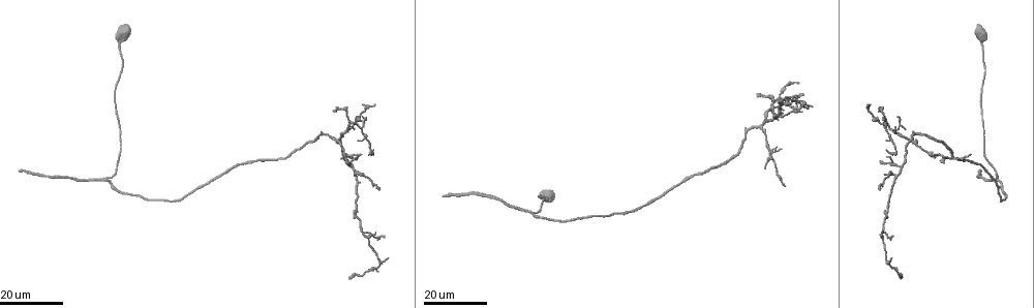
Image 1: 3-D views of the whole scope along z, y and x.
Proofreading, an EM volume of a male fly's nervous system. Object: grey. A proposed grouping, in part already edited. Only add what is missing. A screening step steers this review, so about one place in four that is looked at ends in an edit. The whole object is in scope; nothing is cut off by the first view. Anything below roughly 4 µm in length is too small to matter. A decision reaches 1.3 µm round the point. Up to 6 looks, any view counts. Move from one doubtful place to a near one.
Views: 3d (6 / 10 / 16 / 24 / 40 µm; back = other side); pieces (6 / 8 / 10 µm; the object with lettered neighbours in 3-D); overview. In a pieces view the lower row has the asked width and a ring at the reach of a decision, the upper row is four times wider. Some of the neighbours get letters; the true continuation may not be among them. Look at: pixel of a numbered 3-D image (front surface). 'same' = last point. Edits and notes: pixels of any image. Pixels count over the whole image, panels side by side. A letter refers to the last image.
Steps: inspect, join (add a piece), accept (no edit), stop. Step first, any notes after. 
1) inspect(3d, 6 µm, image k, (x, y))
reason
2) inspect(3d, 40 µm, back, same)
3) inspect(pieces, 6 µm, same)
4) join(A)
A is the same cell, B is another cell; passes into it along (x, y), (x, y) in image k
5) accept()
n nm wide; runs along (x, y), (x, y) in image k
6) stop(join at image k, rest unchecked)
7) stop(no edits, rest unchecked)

inspect(3d, 24 µm, image 1, (348, 279))
long arm stops here

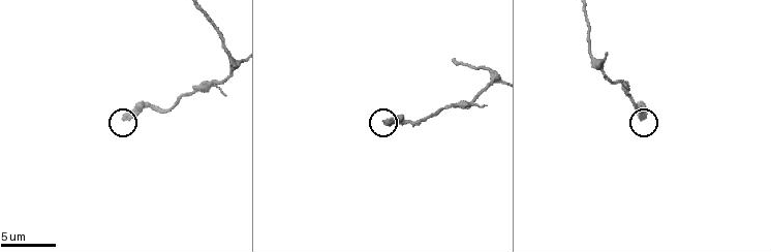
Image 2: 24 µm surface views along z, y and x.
inspect(pieces, 8 µm, image 2, (643, 119))
see the neighbours

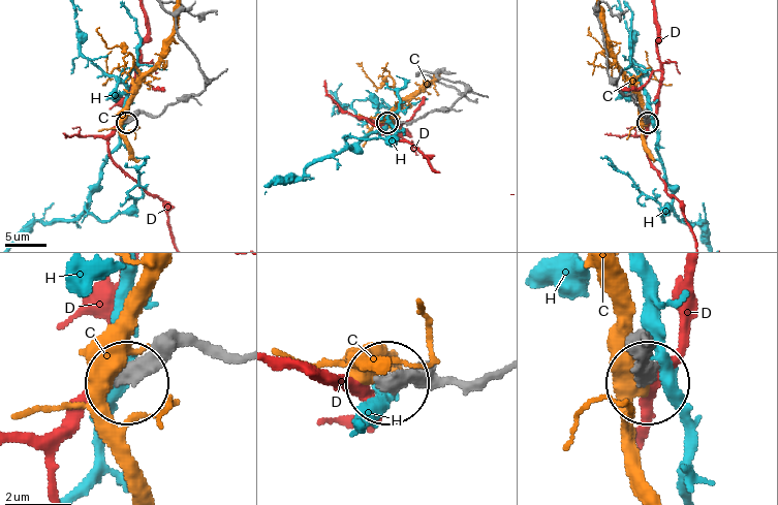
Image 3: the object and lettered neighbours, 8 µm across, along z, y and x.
accept()
C, D and H are other cells; runs along (499, 373), (458, 384), (385, 384) in image 3; no lettered piece goes on from it

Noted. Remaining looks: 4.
inspect(3d, 16 µm, image 1, (382, 236))
thin end

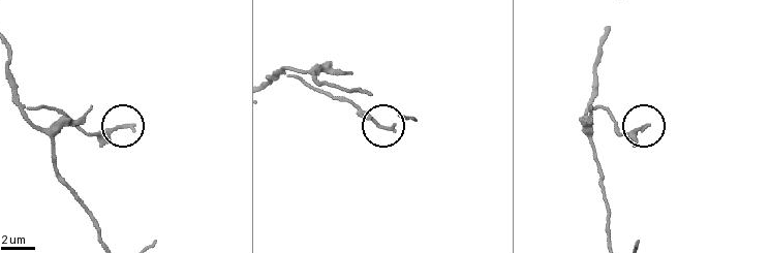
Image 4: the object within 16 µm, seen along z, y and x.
inspect(pieces, 8 µm, image 4, (133, 128))

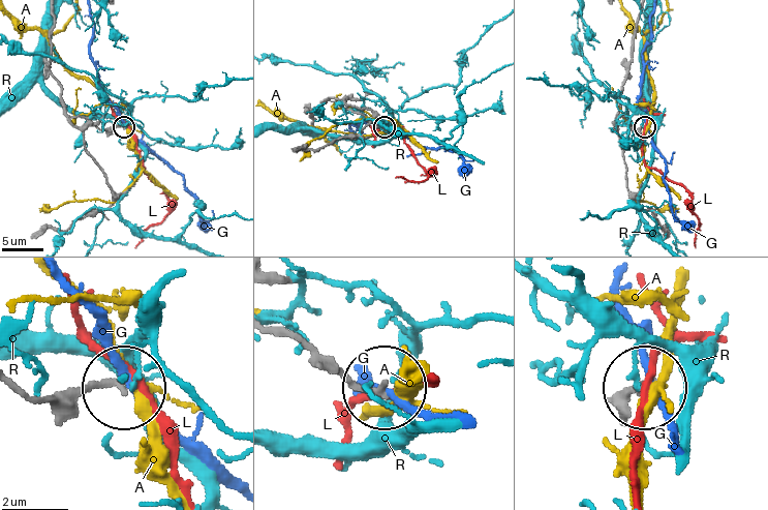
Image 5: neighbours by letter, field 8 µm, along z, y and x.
accept()
180 nm wide; A, G, L and R are other cells; none of them fits

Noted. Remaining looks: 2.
inspect(3d, 16 µm, image 1, (379, 190))
branch stops here

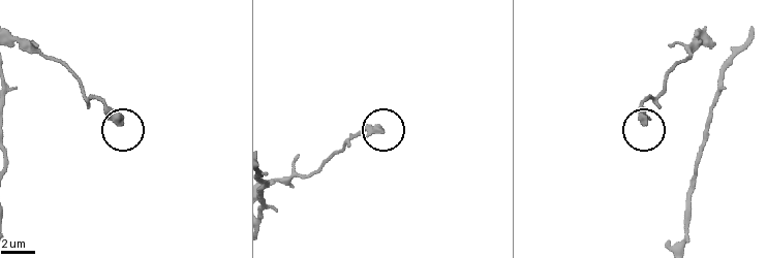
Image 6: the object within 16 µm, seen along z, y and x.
inspect(pieces, 6 µm, image 6, (381, 131))

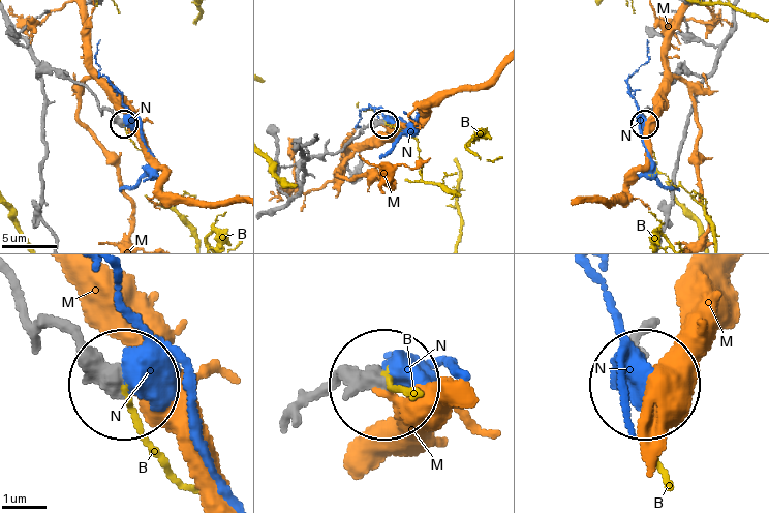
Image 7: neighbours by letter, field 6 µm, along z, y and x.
accept()
B, M and N are other cells; runs along (331, 393), (382, 386) in image 7; no lettered piece goes on from it

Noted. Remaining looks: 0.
stop(no edits, rest unchecked)

